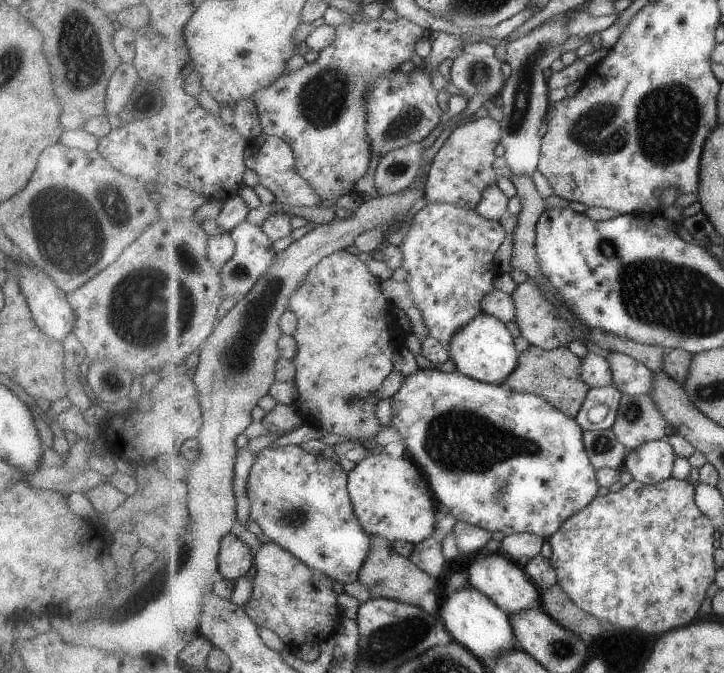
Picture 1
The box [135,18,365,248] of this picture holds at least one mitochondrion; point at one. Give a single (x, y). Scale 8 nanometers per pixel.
(324, 98)

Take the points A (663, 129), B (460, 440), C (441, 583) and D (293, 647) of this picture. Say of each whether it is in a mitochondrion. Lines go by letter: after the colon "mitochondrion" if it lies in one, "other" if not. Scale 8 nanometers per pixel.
A: mitochondrion
B: mitochondrion
C: other
D: other

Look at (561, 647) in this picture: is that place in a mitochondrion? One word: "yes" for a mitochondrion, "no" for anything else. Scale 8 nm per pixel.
yes

